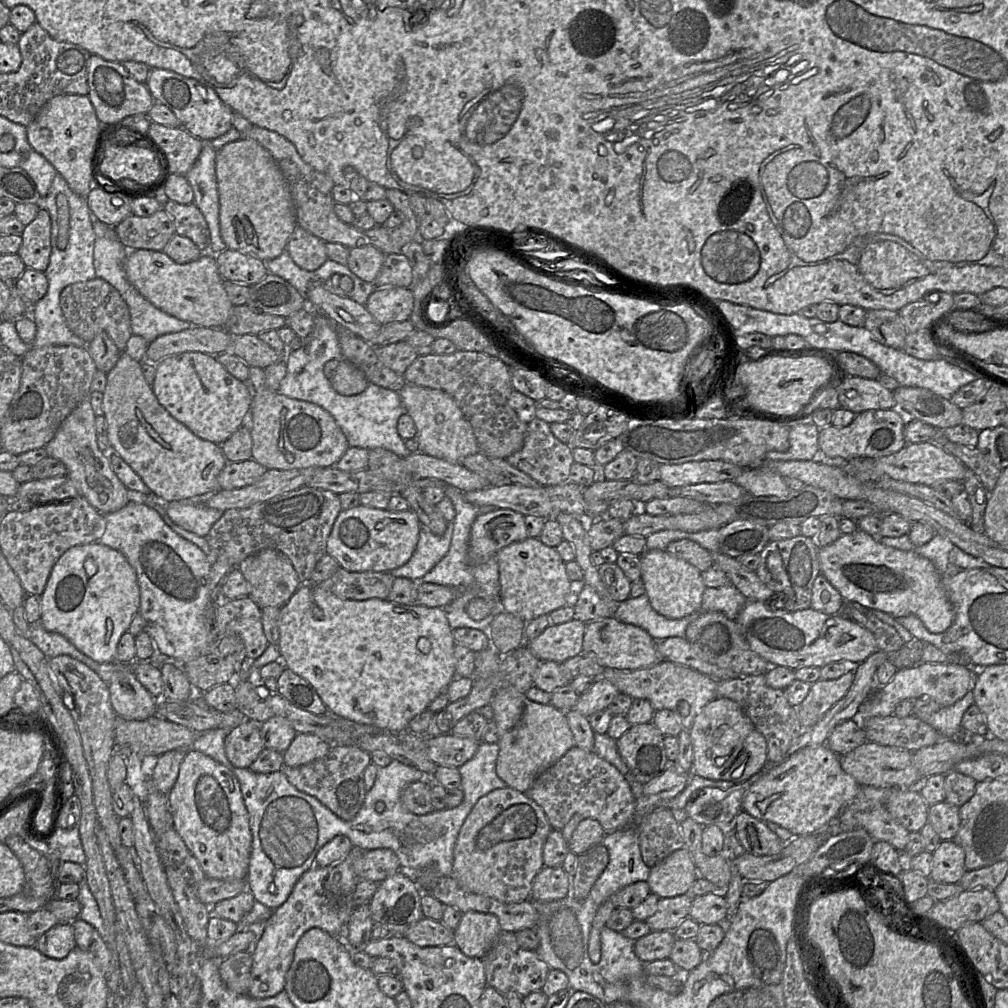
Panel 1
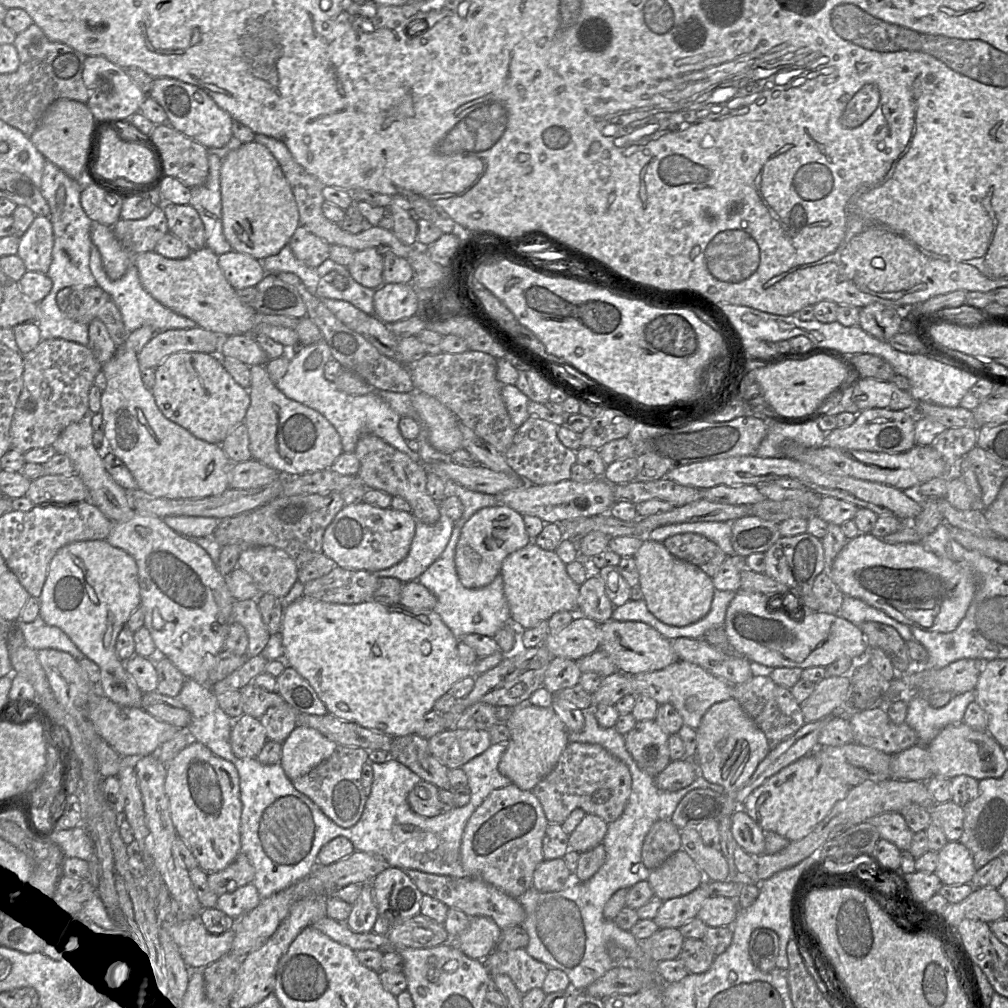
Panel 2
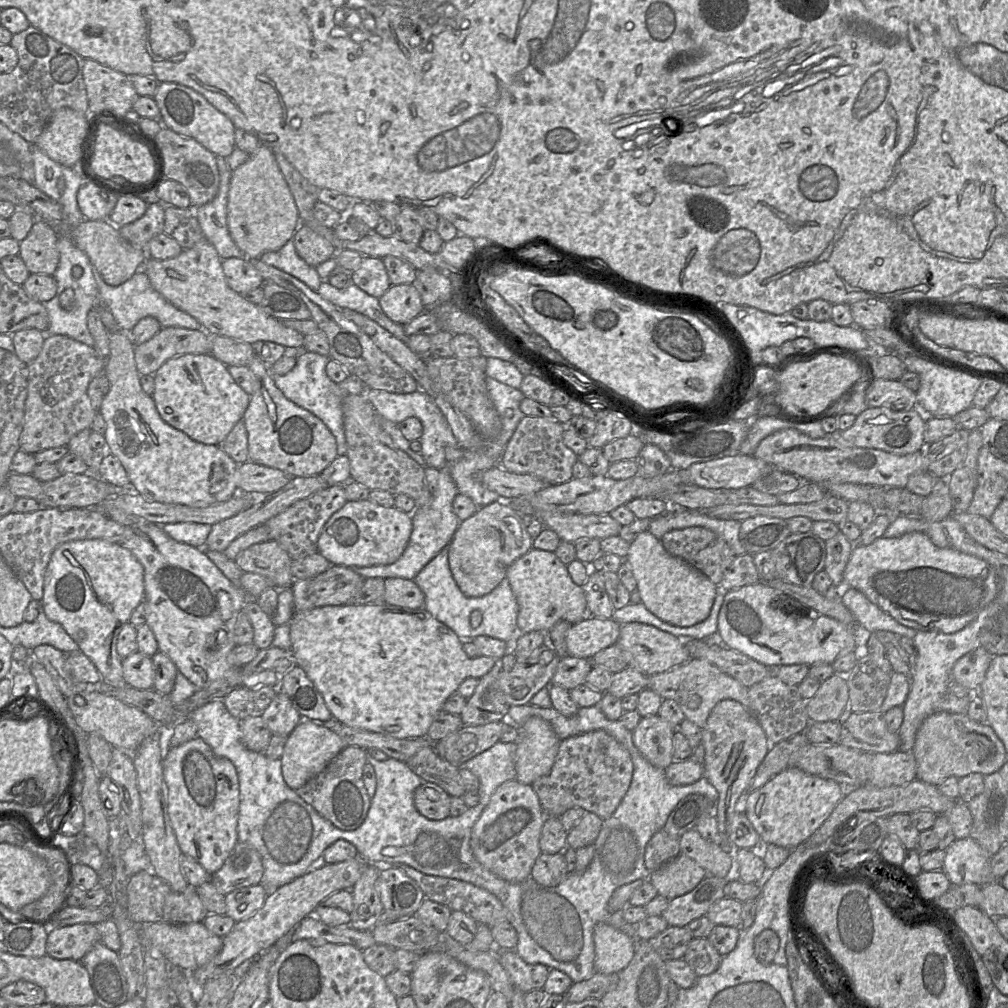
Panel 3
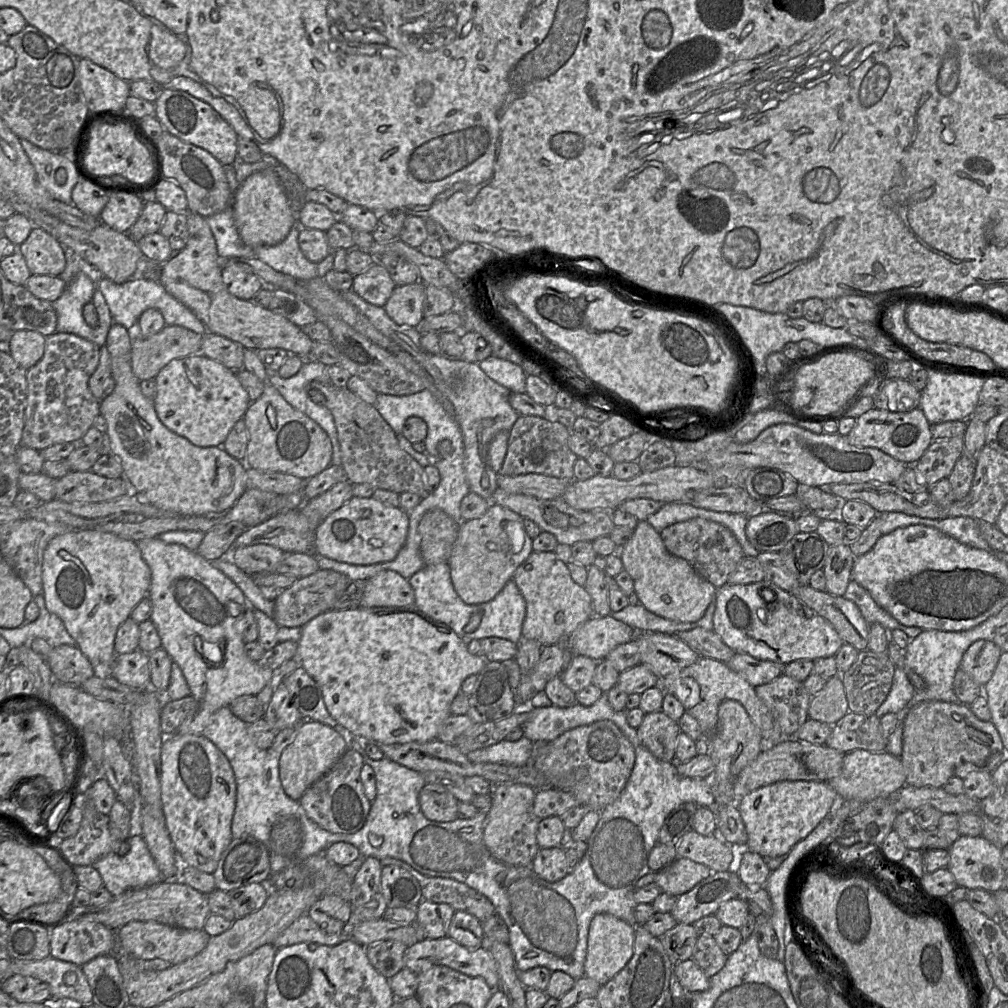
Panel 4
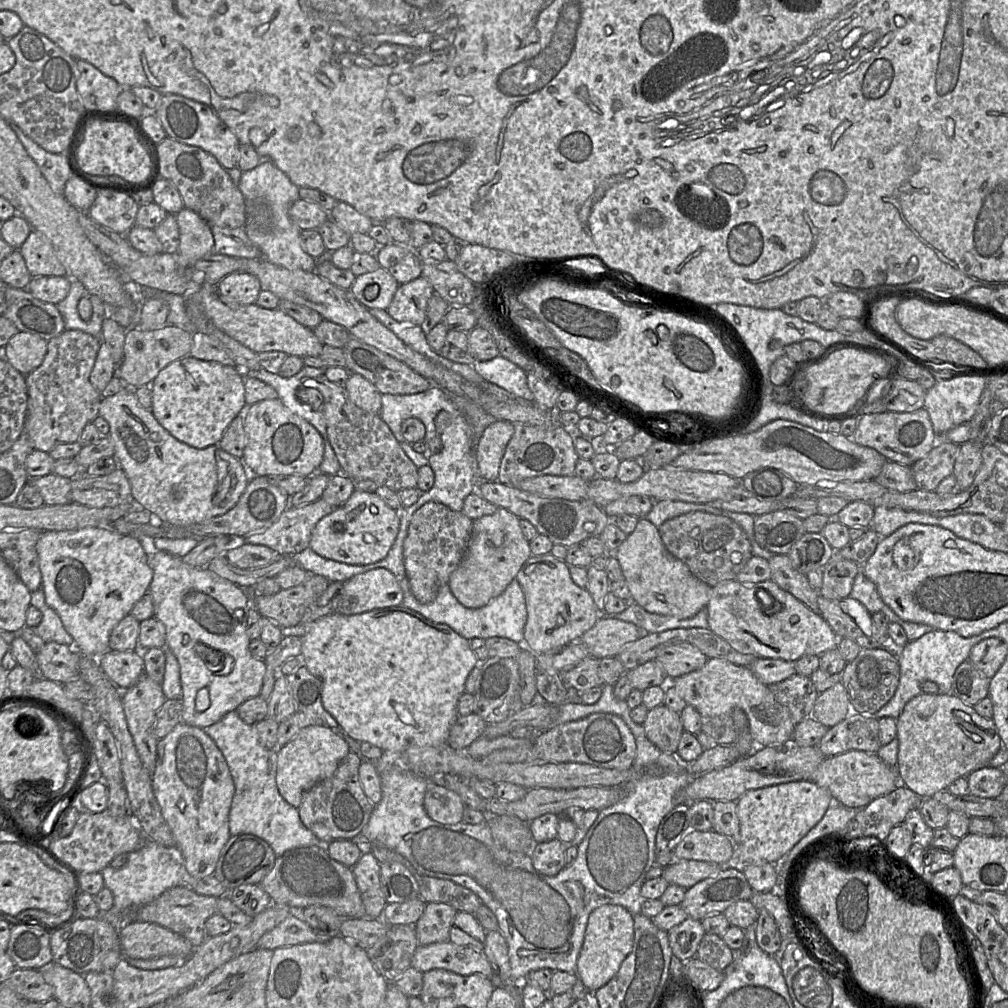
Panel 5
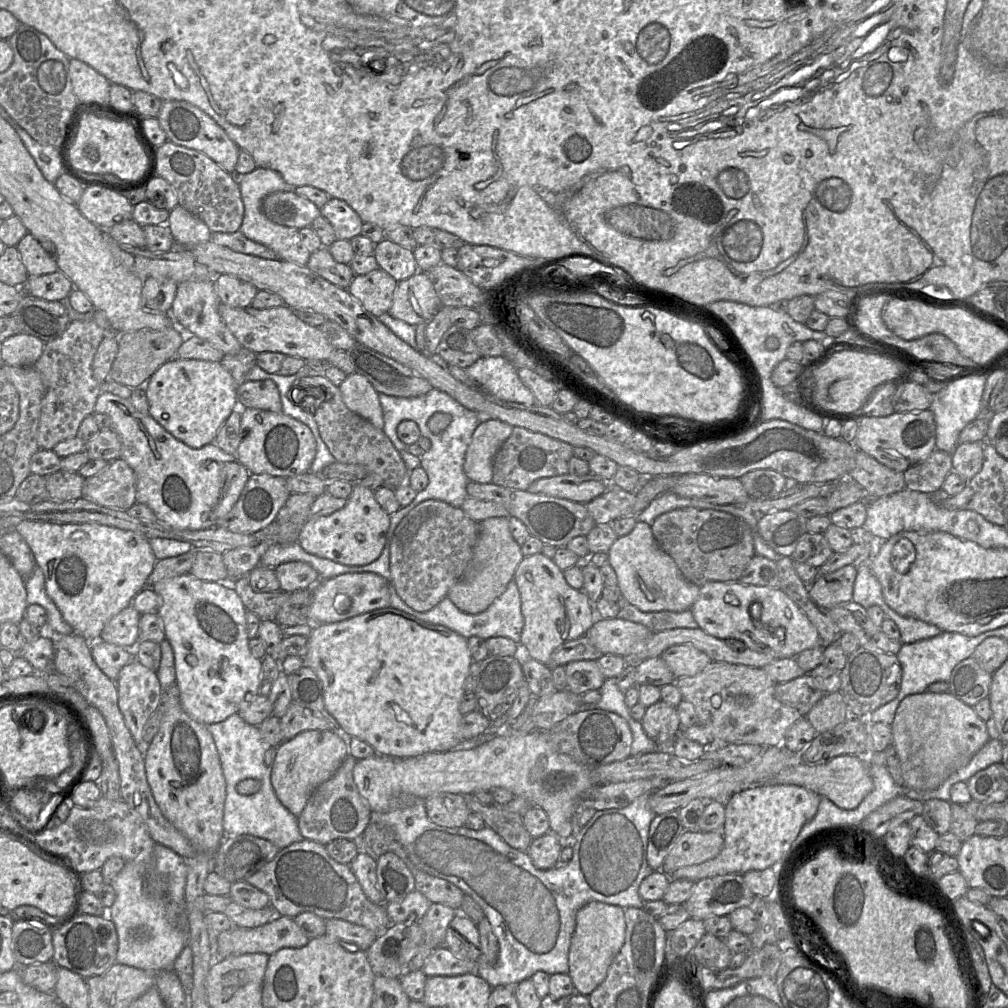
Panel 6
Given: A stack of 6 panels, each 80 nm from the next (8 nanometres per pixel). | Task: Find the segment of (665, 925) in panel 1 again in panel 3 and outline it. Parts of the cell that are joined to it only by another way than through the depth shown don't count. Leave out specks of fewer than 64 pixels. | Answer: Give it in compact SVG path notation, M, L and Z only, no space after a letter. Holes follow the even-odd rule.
M708 875L690 892L670 900L662 917L669 926L686 927L690 922L705 916L710 907L718 900L725 897L724 887L731 878L719 878Z

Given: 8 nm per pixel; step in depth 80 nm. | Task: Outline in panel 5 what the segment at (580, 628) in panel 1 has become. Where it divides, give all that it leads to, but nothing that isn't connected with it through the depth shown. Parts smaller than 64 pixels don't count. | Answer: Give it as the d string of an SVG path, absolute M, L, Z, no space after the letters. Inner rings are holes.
M601 614L596 624L586 631L580 641L589 655L596 659L618 656L620 651L644 632L635 624Z

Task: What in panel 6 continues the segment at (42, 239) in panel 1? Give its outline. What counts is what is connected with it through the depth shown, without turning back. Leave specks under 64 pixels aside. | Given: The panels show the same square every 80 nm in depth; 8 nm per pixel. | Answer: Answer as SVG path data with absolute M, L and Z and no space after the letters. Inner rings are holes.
M27 233L16 247L30 276L51 274L58 270L55 257L32 234Z

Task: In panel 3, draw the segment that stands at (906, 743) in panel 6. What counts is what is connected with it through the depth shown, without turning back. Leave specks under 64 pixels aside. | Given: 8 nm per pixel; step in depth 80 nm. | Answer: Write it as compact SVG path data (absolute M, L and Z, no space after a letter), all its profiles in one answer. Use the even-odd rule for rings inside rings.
M938 712L928 716L917 730L912 752L917 763L917 779L935 786L950 776L989 775L1007 761L1005 746L993 728L988 723L974 721L966 712Z

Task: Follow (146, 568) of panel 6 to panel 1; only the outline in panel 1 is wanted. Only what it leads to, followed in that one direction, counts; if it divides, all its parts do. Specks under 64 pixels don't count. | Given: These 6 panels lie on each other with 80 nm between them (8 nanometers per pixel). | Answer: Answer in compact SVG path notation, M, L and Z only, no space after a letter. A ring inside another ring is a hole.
M100 542L76 545L65 551L54 564L41 594L40 623L67 638L80 652L99 664L116 661L117 646L140 609L140 588L134 568L120 551ZM132 668L115 672L108 688L117 716L126 720L145 720L156 715L157 698L138 681Z

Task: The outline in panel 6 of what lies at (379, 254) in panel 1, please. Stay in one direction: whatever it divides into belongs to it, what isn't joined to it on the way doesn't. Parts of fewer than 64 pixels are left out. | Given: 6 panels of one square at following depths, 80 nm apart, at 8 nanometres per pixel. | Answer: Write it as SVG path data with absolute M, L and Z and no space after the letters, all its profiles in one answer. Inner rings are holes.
M383 269L356 275L348 287L349 293L365 310L377 318L389 312L398 282Z

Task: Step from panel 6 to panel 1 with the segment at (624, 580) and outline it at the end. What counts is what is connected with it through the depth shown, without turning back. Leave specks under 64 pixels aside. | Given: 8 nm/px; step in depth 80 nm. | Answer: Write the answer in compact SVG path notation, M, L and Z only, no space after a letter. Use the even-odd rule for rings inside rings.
M646 550L640 557L641 579L655 611L667 618L680 619L699 610L706 585L698 568L666 550Z

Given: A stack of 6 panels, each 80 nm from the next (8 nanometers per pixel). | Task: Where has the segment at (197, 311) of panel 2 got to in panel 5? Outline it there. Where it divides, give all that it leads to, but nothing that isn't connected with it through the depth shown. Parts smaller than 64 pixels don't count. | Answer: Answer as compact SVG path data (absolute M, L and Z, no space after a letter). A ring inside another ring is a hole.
M185 207L175 216L180 235L177 262L181 267L189 267L213 252L212 228L197 213ZM203 285L197 292L200 296L200 304L215 326L256 354L281 351L287 355L299 356L301 358L320 356L323 344L319 341L313 330L298 323L278 308L265 309L256 303L244 305L228 300L219 293L217 286L214 285Z

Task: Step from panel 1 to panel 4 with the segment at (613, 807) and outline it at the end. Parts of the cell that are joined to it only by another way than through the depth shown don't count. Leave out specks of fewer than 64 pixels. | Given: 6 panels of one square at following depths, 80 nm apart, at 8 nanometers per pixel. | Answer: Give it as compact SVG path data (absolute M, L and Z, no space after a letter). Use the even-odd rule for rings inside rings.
M610 720L568 730L550 741L548 754L534 761L534 767L548 778L549 788L571 793L579 806L602 812L625 788L635 763L635 749Z

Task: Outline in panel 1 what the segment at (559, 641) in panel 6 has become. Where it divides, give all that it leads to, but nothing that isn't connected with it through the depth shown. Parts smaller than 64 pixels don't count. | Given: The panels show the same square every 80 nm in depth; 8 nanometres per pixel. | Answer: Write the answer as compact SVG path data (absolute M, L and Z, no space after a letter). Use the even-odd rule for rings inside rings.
M538 538L513 542L496 554L500 578L500 607L526 622L571 602L576 590L566 572L566 563L556 548L545 545Z

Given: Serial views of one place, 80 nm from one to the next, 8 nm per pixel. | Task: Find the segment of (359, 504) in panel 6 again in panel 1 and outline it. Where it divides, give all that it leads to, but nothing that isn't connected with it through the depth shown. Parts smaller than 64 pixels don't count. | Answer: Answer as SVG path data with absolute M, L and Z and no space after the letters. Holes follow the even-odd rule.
M359 505L339 513L327 539L327 554L349 572L390 572L410 560L420 527L418 516L412 510L391 512Z

